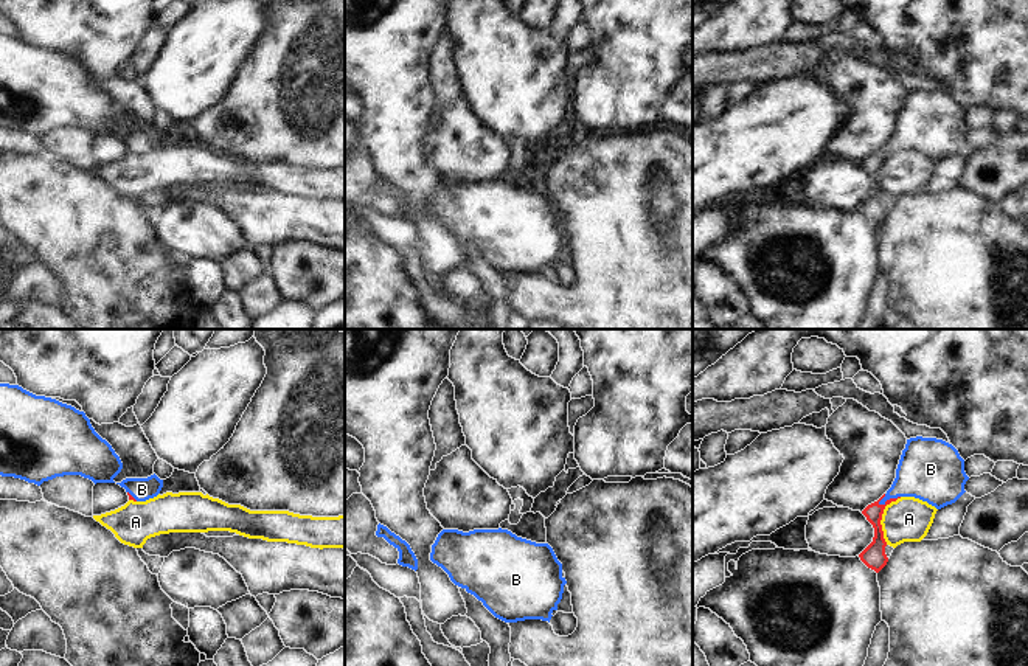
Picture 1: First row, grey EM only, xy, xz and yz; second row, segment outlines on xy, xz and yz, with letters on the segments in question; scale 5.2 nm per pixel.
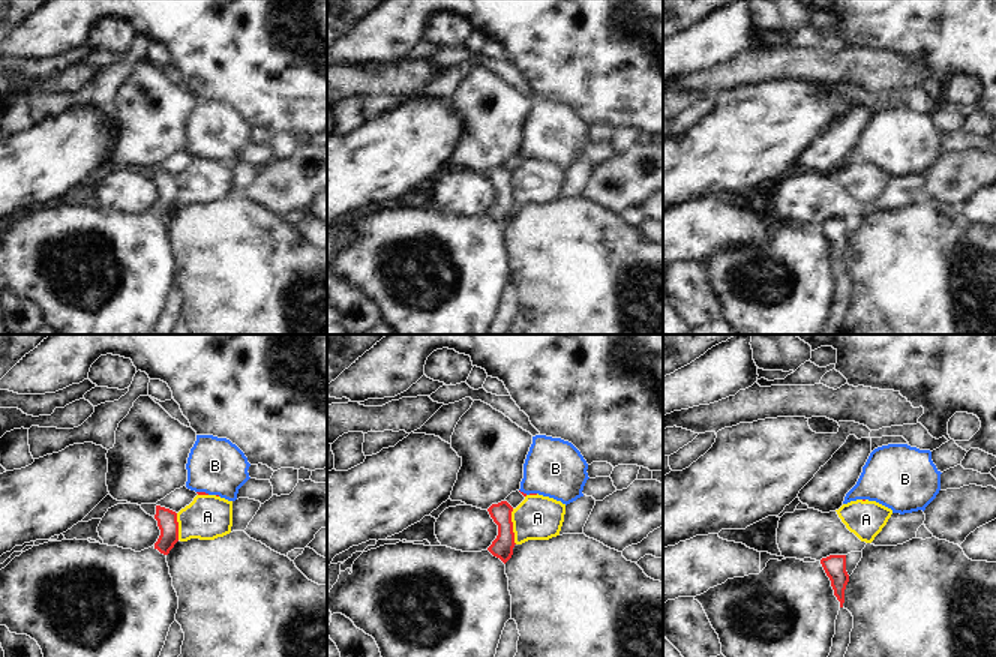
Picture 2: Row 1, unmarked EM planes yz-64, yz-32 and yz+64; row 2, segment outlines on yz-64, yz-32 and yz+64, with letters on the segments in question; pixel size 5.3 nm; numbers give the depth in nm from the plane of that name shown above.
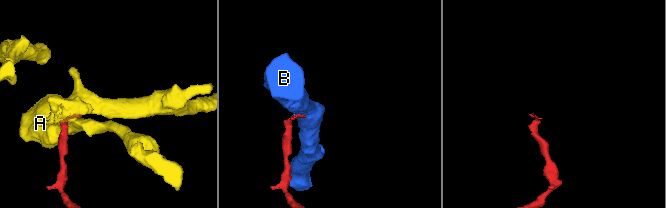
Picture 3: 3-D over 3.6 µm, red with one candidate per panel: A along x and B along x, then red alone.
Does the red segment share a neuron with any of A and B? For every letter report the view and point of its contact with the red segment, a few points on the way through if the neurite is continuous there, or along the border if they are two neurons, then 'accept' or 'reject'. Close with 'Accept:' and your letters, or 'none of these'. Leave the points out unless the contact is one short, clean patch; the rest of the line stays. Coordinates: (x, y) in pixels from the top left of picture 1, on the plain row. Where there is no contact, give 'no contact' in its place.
A: contact yz (881, 169); border yz (901, 149), (890, 154), (884, 162), (881, 182), (885, 196); reject
B: contact yz (890, 151); way yz (873, 165), (890, 151), (927, 121); accept
Accept: B

